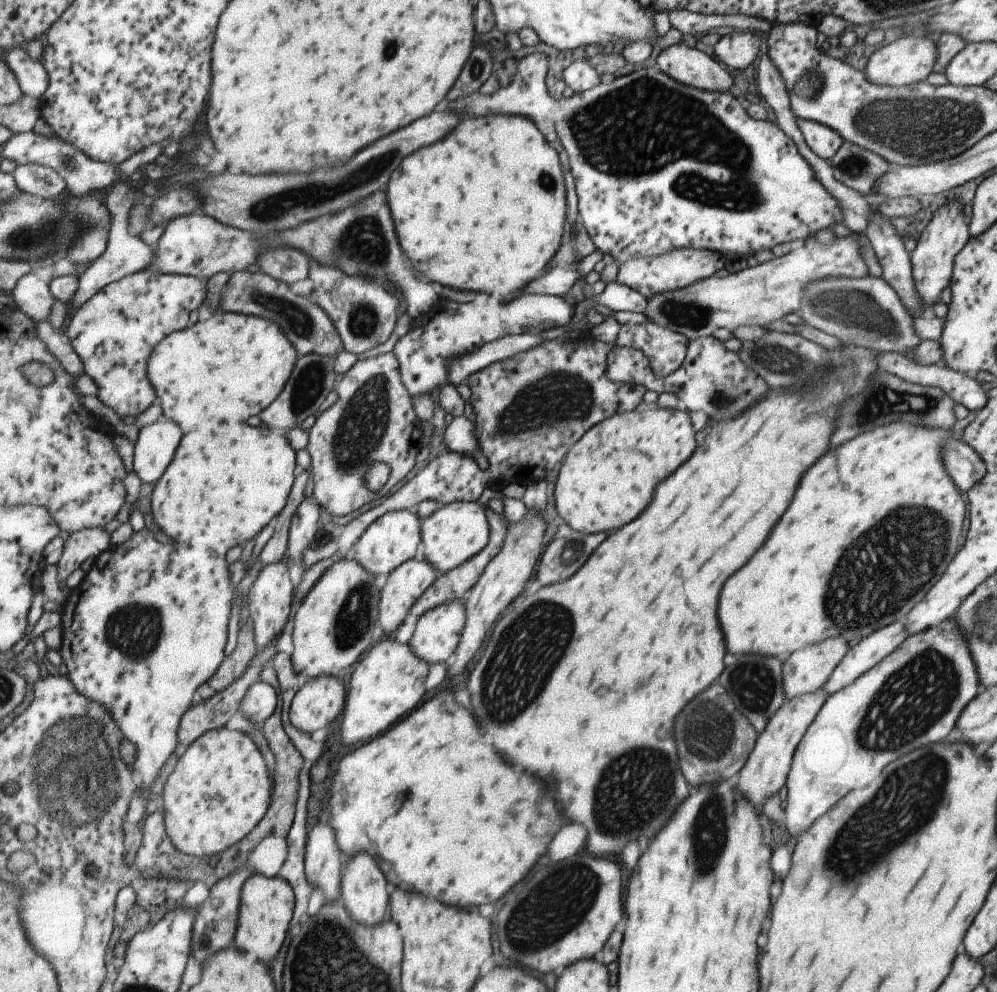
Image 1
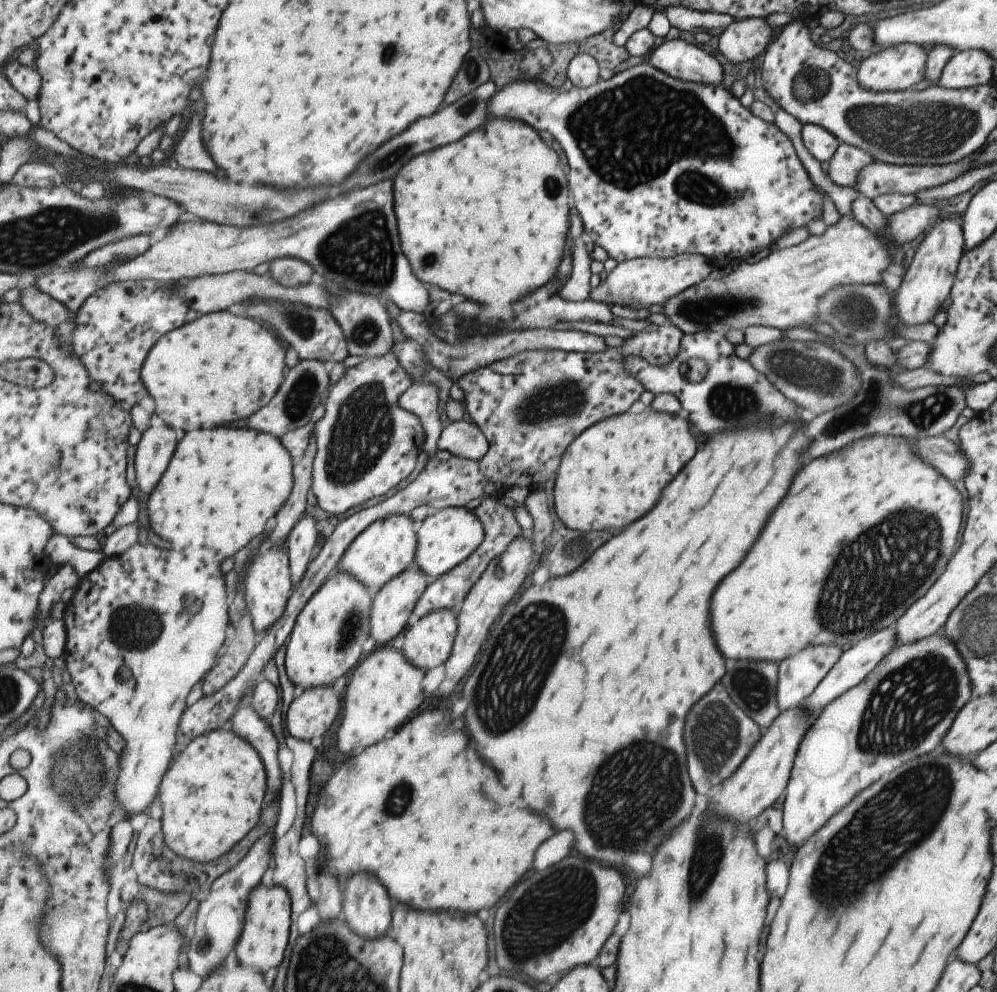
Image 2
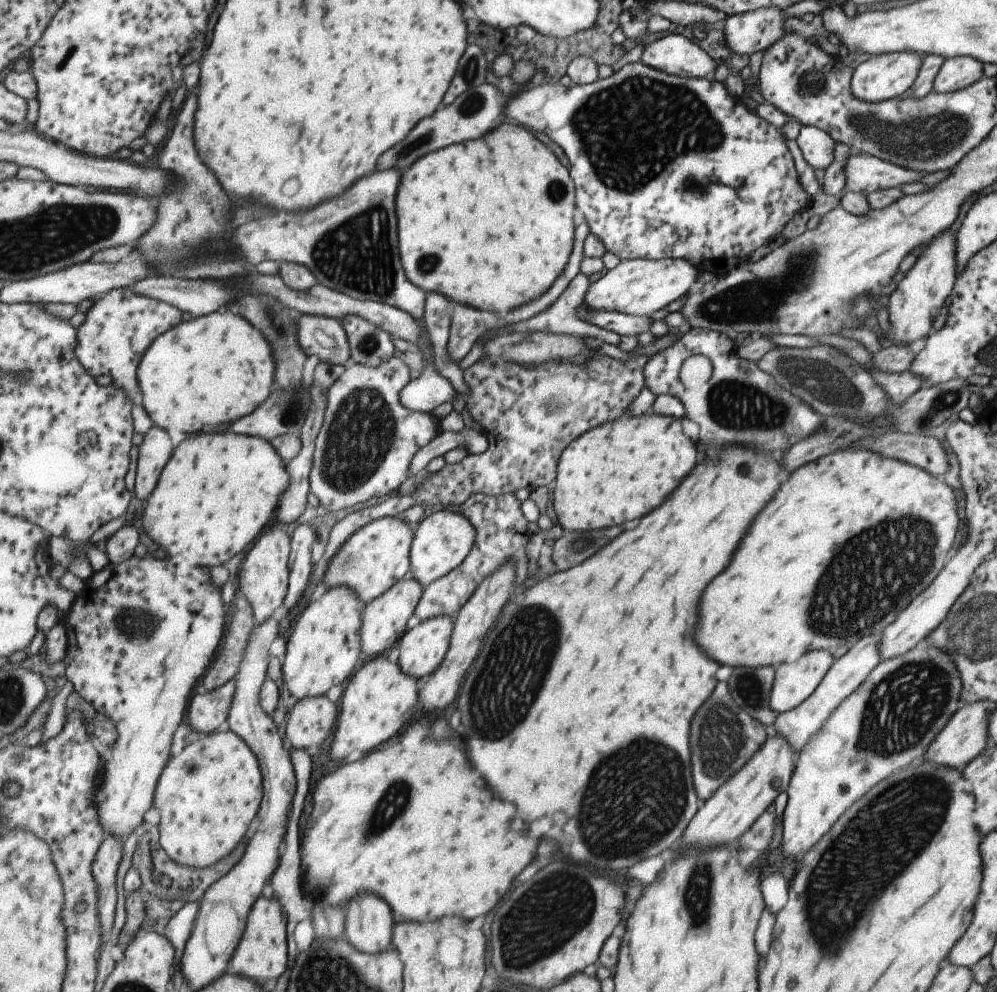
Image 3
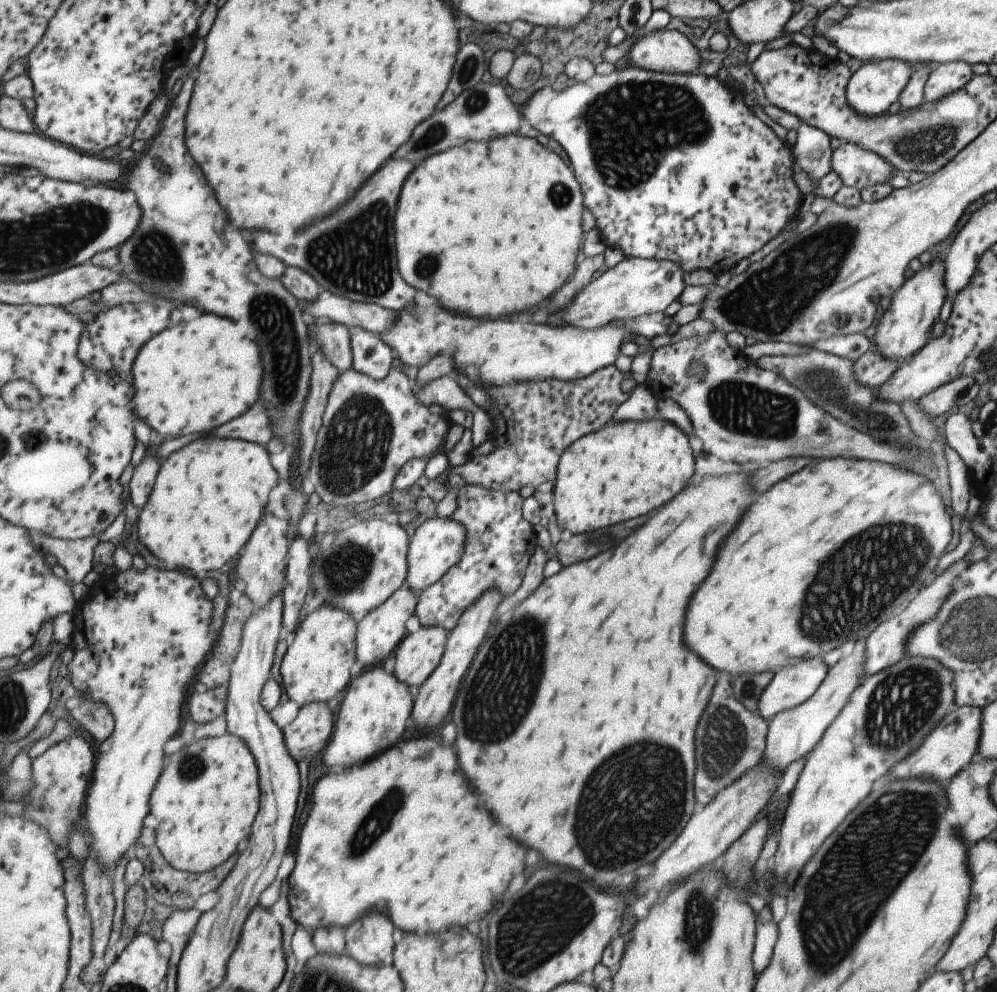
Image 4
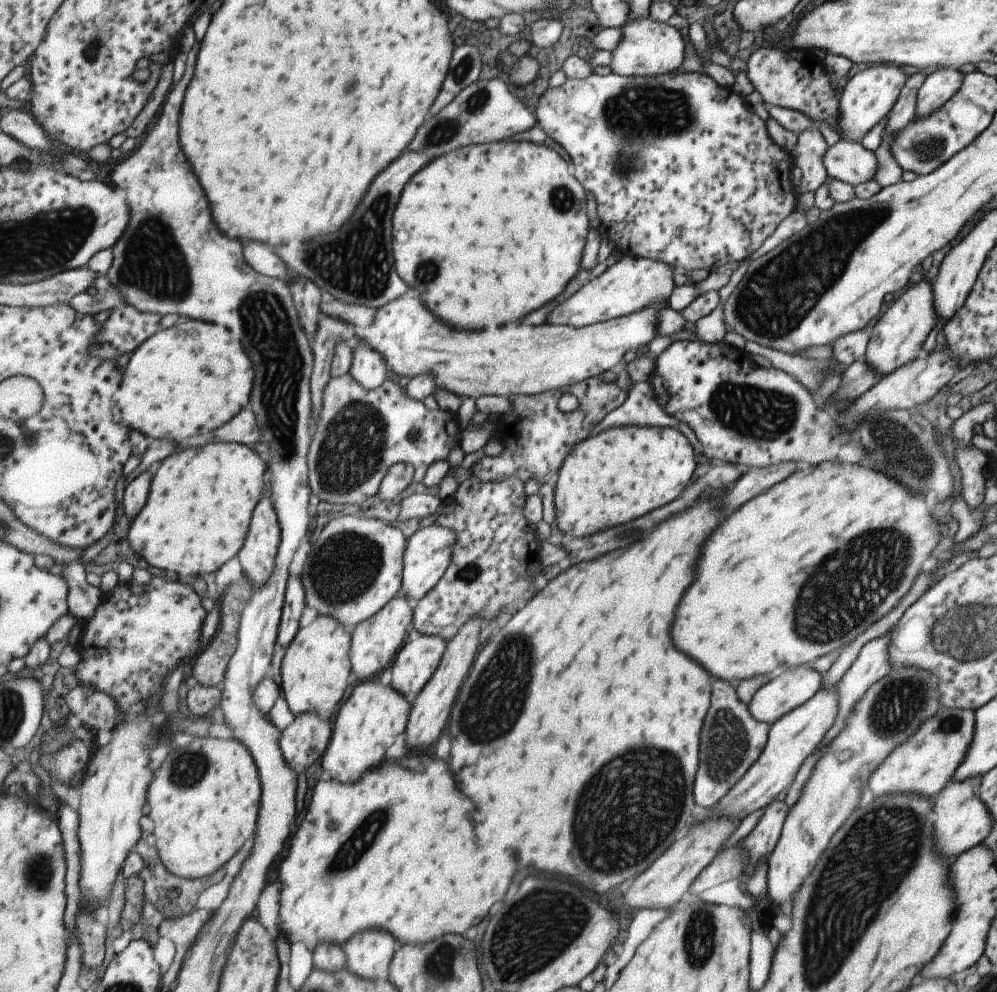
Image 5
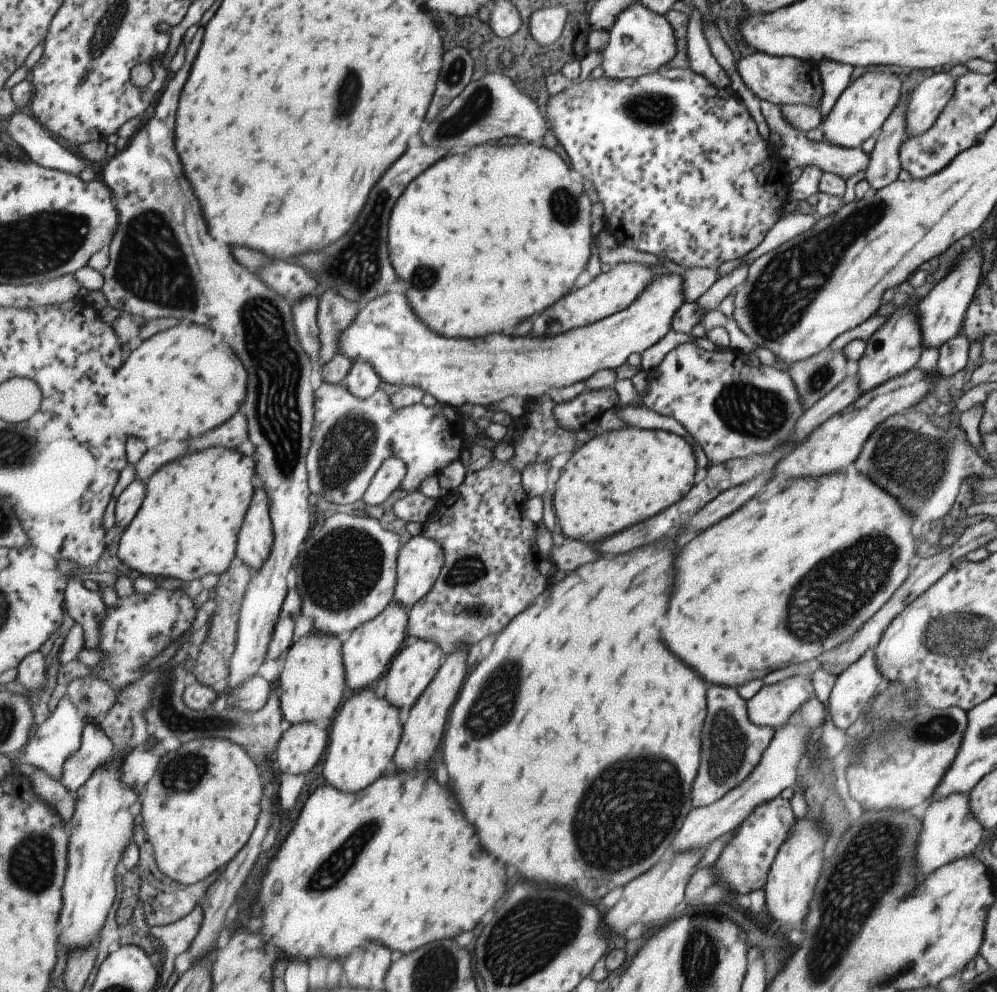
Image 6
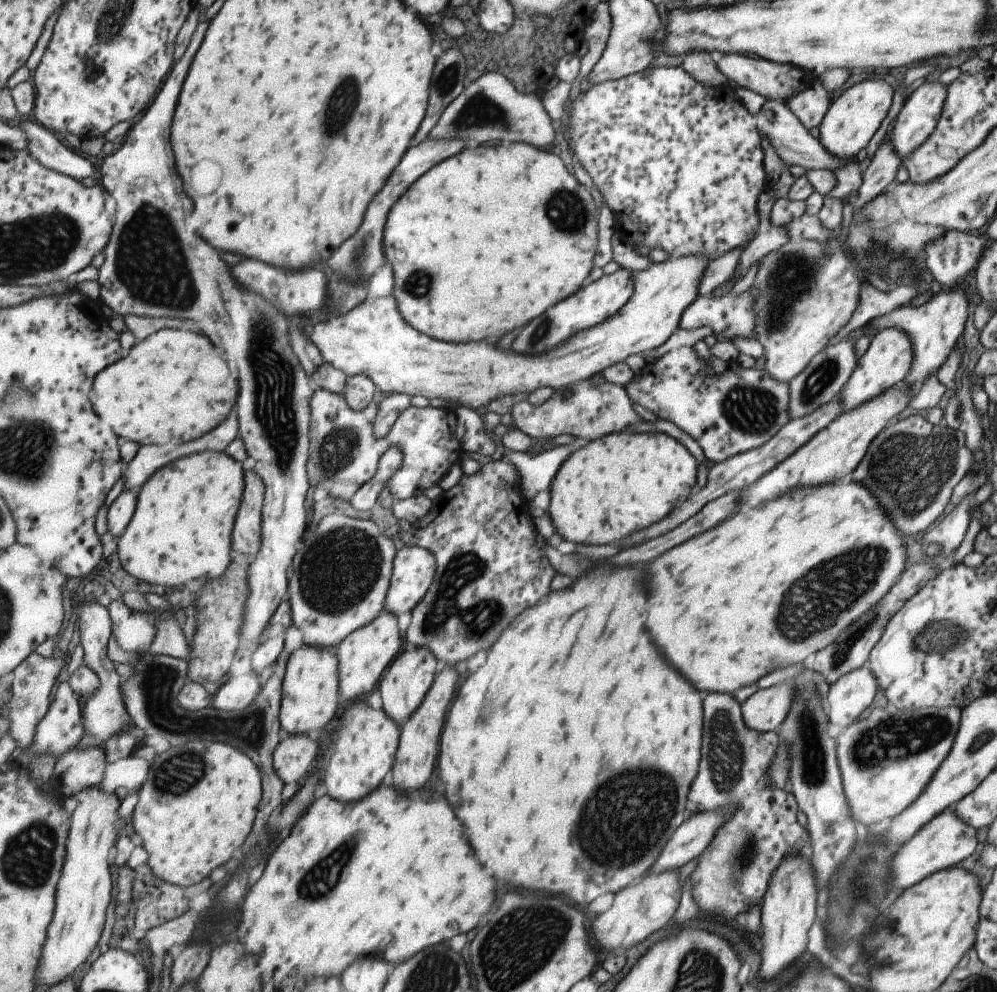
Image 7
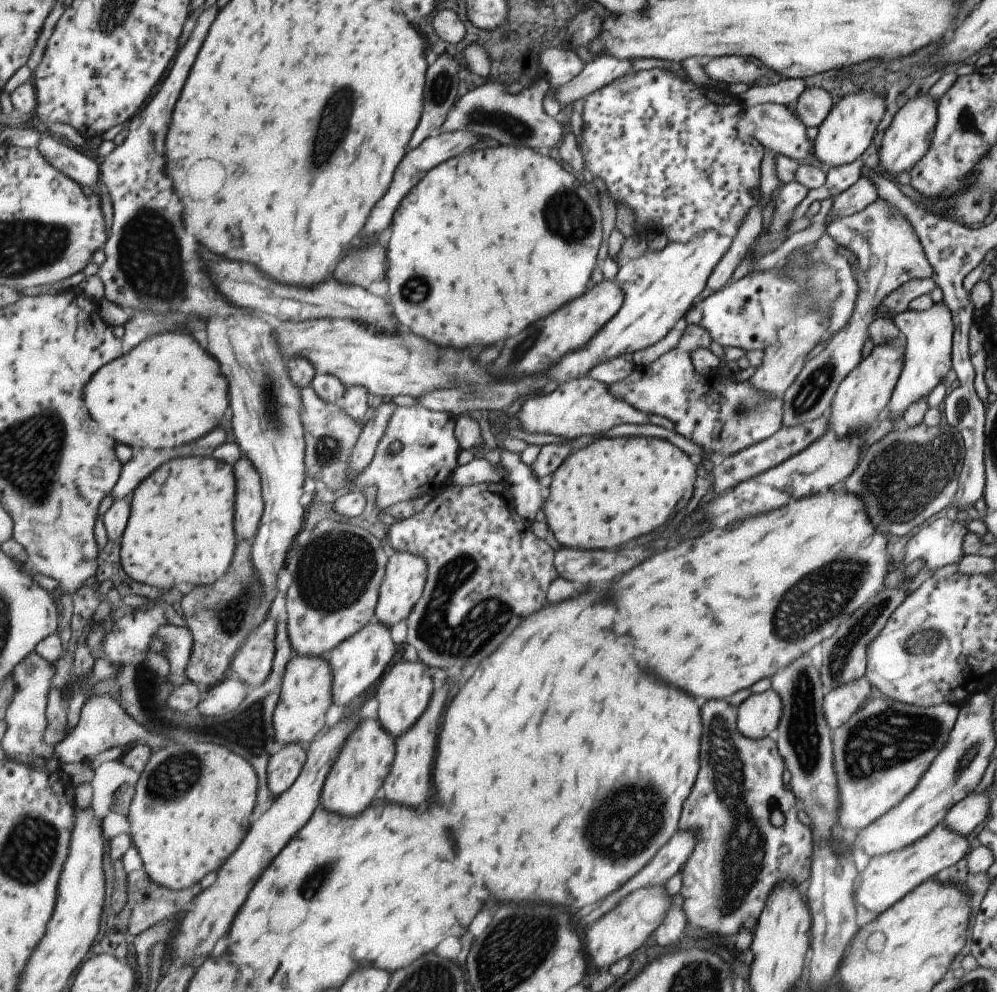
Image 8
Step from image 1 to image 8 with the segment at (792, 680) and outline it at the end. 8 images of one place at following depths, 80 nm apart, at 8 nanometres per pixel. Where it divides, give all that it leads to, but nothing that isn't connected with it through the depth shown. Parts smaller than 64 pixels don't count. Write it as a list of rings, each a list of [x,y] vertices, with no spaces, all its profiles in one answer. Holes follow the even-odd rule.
[[[771,687],[753,693],[736,707],[737,730],[750,739],[773,735],[781,709],[779,695]]]

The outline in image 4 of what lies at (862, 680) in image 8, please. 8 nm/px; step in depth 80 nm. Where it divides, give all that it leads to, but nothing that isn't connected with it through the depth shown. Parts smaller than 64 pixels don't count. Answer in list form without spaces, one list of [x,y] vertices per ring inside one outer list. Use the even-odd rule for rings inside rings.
[[[964,557],[950,564],[942,572],[936,574],[931,581],[927,582],[923,588],[909,601],[909,604],[901,609],[895,616],[881,623],[877,628],[868,634],[864,645],[866,646],[866,663],[864,670],[864,678],[877,671],[883,670],[892,664],[895,664],[906,652],[905,645],[908,636],[912,631],[921,626],[923,623],[929,622],[937,614],[938,609],[944,603],[952,592],[953,581],[962,574],[962,572],[970,565]]]

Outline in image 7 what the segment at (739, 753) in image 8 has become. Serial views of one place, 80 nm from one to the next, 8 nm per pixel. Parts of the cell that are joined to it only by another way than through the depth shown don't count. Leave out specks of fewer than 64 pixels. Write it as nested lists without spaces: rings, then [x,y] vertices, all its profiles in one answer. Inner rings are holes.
[[[709,692],[705,698],[703,698],[703,734],[701,734],[700,742],[700,759],[698,762],[698,771],[695,778],[692,780],[689,789],[689,802],[687,802],[687,811],[689,814],[700,813],[701,811],[716,811],[723,805],[728,806],[728,819],[716,830],[715,836],[712,836],[709,846],[706,847],[699,856],[699,864],[689,875],[690,881],[692,882],[692,899],[694,903],[701,908],[706,910],[708,913],[714,913],[719,917],[722,916],[729,922],[733,922],[739,913],[748,912],[748,910],[758,902],[765,892],[769,877],[773,872],[773,869],[779,864],[782,856],[787,853],[797,853],[798,855],[803,854],[803,848],[808,846],[808,831],[806,827],[801,827],[795,819],[795,812],[798,810],[794,796],[792,794],[785,794],[783,790],[773,789],[768,782],[766,777],[766,770],[768,769],[769,763],[771,762],[772,756],[776,751],[779,736],[776,731],[759,732],[755,729],[746,727],[744,720],[741,718],[741,704],[738,700],[729,693],[722,692]]]

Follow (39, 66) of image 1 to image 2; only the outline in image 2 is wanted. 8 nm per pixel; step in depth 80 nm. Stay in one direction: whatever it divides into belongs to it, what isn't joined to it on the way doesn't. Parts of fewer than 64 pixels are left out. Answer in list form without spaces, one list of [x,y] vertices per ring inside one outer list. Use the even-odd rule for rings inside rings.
[[[12,59],[3,68],[3,71],[11,84],[28,100],[38,100],[43,77],[40,75],[37,66],[27,66],[17,59]]]

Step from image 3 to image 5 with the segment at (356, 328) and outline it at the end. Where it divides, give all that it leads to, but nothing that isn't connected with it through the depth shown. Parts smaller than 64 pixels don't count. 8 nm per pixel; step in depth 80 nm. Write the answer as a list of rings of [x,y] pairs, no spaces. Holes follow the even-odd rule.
[[[365,339],[354,342],[354,361],[350,373],[366,388],[380,387],[389,378],[388,360]]]

